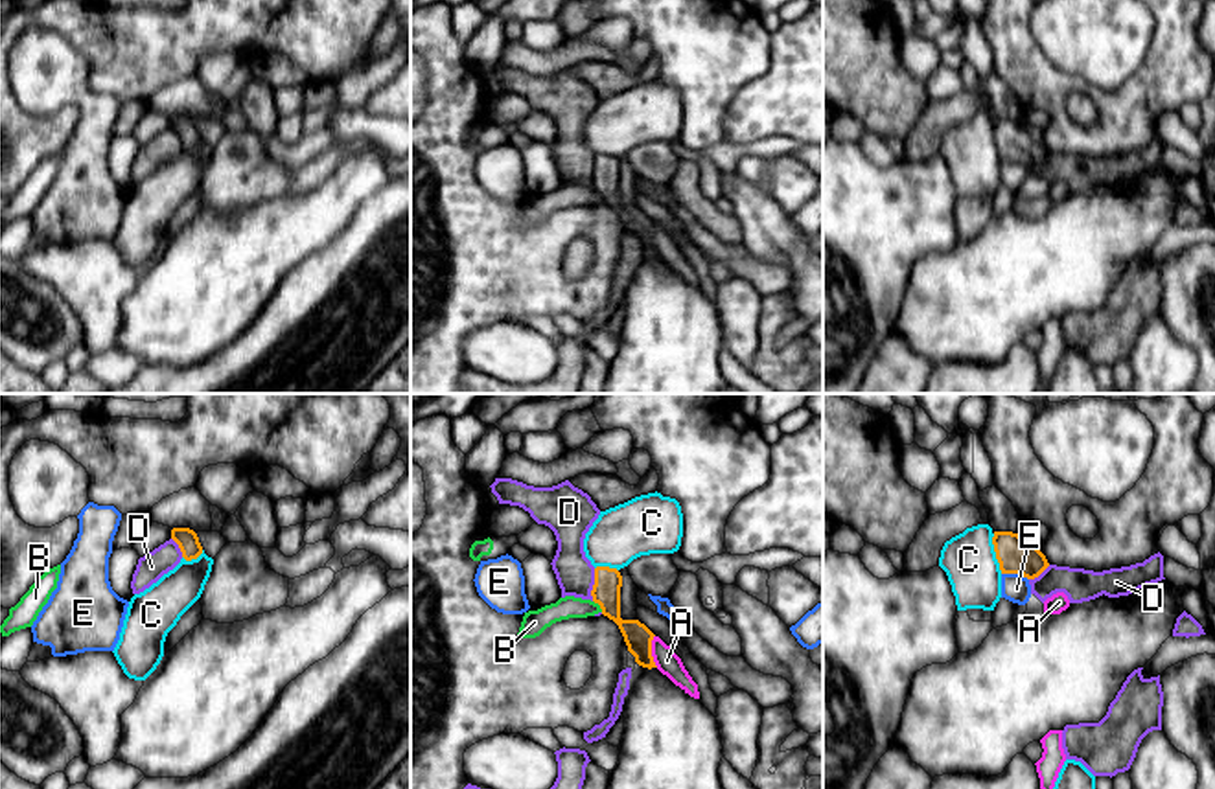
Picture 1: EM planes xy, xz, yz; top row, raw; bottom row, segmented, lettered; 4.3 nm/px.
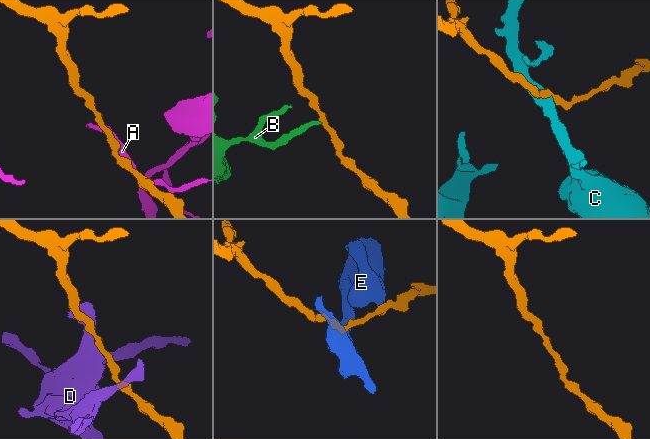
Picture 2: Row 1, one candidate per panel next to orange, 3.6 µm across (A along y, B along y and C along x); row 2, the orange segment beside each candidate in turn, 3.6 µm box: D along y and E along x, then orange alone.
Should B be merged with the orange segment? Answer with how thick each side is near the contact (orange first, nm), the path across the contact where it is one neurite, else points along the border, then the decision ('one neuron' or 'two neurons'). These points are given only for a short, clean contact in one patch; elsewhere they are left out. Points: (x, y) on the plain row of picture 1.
130 nm thick on the orange side, 100 nm on the other; border along xz (593, 188), (602, 199); two neurons

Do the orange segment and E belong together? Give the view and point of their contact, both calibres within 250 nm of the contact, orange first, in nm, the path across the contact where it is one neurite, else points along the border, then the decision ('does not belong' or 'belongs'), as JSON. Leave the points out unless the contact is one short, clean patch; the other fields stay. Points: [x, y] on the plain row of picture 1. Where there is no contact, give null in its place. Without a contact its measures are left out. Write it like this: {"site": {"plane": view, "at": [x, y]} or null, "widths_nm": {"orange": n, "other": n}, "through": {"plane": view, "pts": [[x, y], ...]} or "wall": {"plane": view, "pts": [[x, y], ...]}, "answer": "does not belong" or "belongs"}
{"site": {"plane": "yz", "at": [1015, 160]}, "widths_nm": {"orange": 160, "other": 120}, "wall": {"plane": "yz", "pts": [[1002, 160], [1017, 160], [1028, 168]]}, "answer": "does not belong"}

